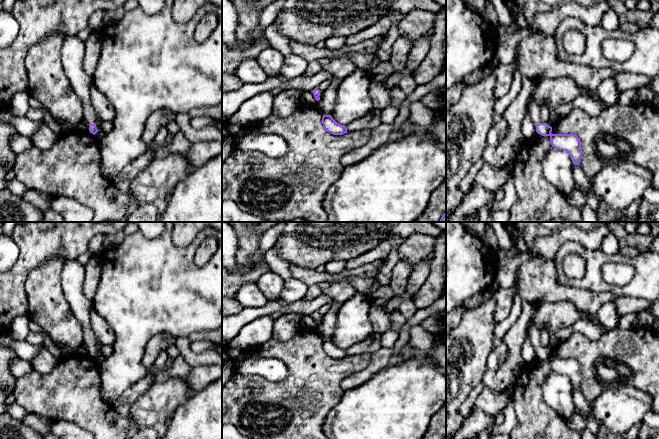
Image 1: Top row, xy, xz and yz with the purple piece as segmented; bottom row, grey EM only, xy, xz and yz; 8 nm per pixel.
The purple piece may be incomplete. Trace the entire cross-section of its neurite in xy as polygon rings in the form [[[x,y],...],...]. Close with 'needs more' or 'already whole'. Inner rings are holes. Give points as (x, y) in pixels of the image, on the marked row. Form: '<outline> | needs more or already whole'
[[[77,35],[65,38],[61,58],[64,72],[70,80],[71,86],[83,105],[83,120],[89,125],[89,131],[96,134],[97,115],[91,103],[90,87],[93,85],[92,77],[88,76],[83,68],[85,42]]] | needs more

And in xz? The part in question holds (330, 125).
[[[323,115],[322,124],[324,129],[333,135],[343,135],[347,133],[346,126],[337,123],[331,115]]] | already whole

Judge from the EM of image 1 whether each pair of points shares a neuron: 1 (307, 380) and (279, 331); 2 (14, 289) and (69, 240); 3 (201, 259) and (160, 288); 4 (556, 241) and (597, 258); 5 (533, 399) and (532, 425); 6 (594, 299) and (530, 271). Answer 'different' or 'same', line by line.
1: different
2: same
3: different
4: different
5: same
6: same

